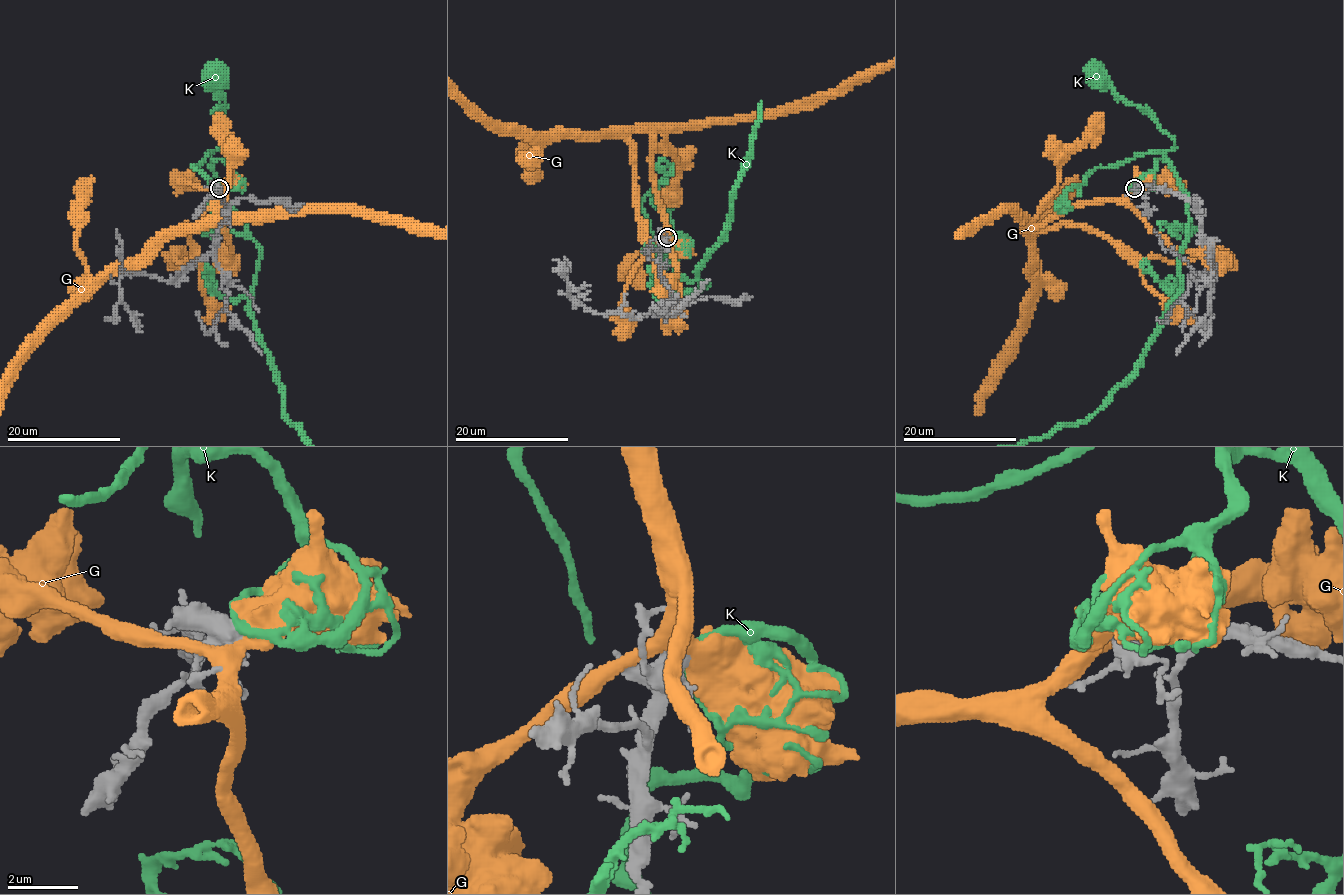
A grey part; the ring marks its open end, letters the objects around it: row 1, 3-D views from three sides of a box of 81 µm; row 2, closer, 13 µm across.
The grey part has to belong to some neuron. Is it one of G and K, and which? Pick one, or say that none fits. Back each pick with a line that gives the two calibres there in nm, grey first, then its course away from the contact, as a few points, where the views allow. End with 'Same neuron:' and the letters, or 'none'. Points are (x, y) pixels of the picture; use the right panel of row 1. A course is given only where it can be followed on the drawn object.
Same neuron: none

